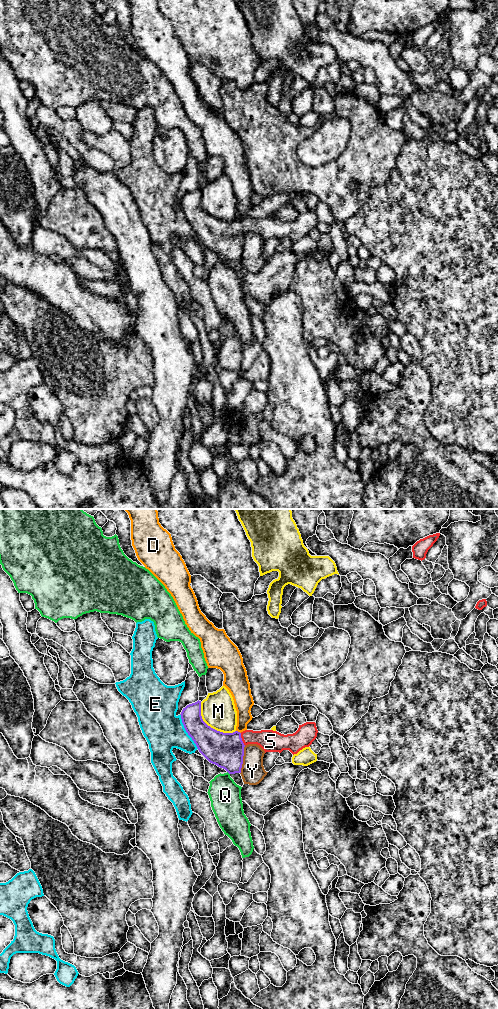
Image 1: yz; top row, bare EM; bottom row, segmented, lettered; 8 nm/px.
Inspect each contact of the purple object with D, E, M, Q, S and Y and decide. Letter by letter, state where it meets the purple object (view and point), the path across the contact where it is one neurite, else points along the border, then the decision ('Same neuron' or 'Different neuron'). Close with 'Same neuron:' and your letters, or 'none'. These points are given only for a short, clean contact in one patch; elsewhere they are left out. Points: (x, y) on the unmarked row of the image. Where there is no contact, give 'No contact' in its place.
D: Touches purple at yz (237, 219). Different neuron
E: Touches purple at yz (186, 219). Different neuron
M: Touches purple at yz (209, 214). Different neuron
Q: Touches purple at yz (228, 260). Different neuron
S: Touches purple at yz (241, 227). Path across: yz (226, 238), (241, 227), (265, 226), (270, 229). Same neuron
Y: Touches purple at yz (242, 247). Different neuron
Same neuron: S

